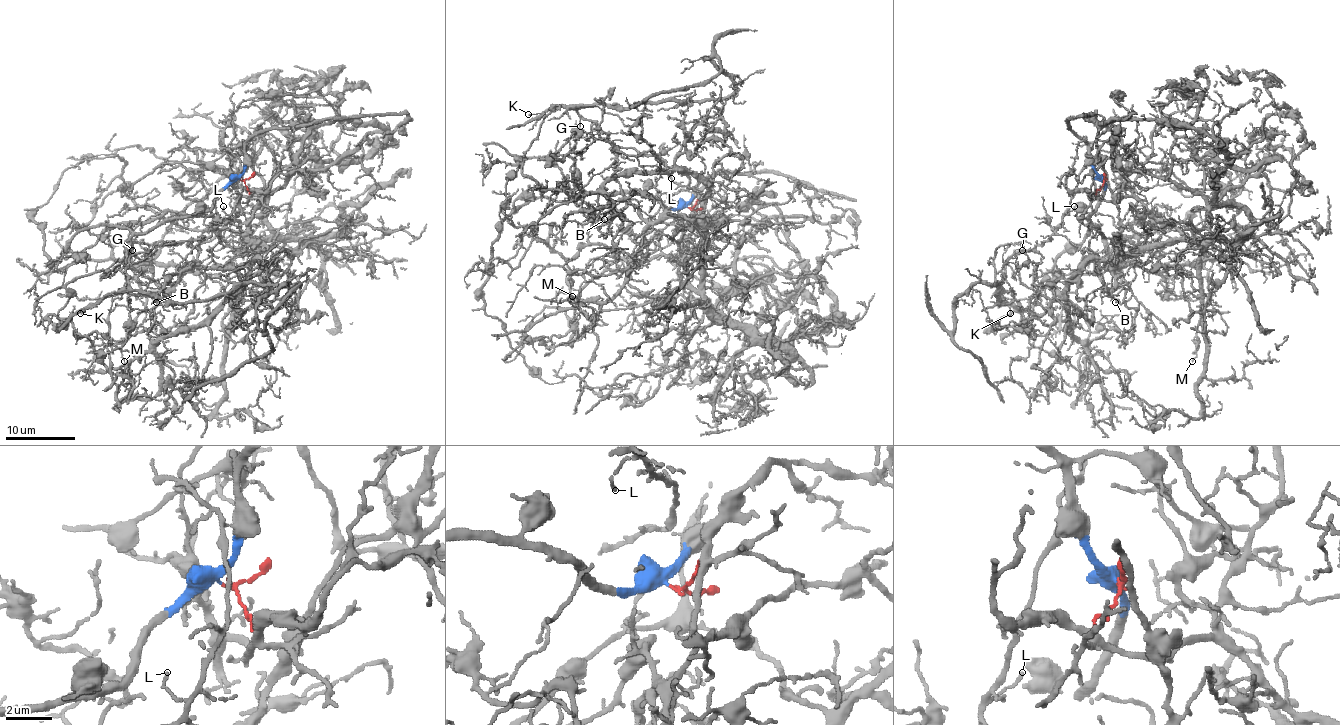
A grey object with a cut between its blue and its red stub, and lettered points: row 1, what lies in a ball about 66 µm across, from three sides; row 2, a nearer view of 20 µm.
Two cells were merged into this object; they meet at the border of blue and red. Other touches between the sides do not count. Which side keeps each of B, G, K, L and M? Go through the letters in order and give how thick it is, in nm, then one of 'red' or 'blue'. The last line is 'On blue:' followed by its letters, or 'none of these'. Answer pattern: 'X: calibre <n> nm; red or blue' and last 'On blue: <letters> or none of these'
B: calibre 90 nm; red
G: calibre 100 nm; blue
K: calibre 120 nm; blue
L: calibre 120 nm; blue
M: calibre 120 nm; red
On blue: G, K, L

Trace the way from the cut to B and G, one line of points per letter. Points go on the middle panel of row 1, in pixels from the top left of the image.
B: (688, 207), (697, 200), (683, 268), (697, 289), (702, 228), (695, 221), (648, 222), (629, 203), (605, 219)
G: (688, 207), (690, 179), (676, 167), (667, 167), (657, 154), (612, 146), (592, 121), (580, 118), (580, 127)

